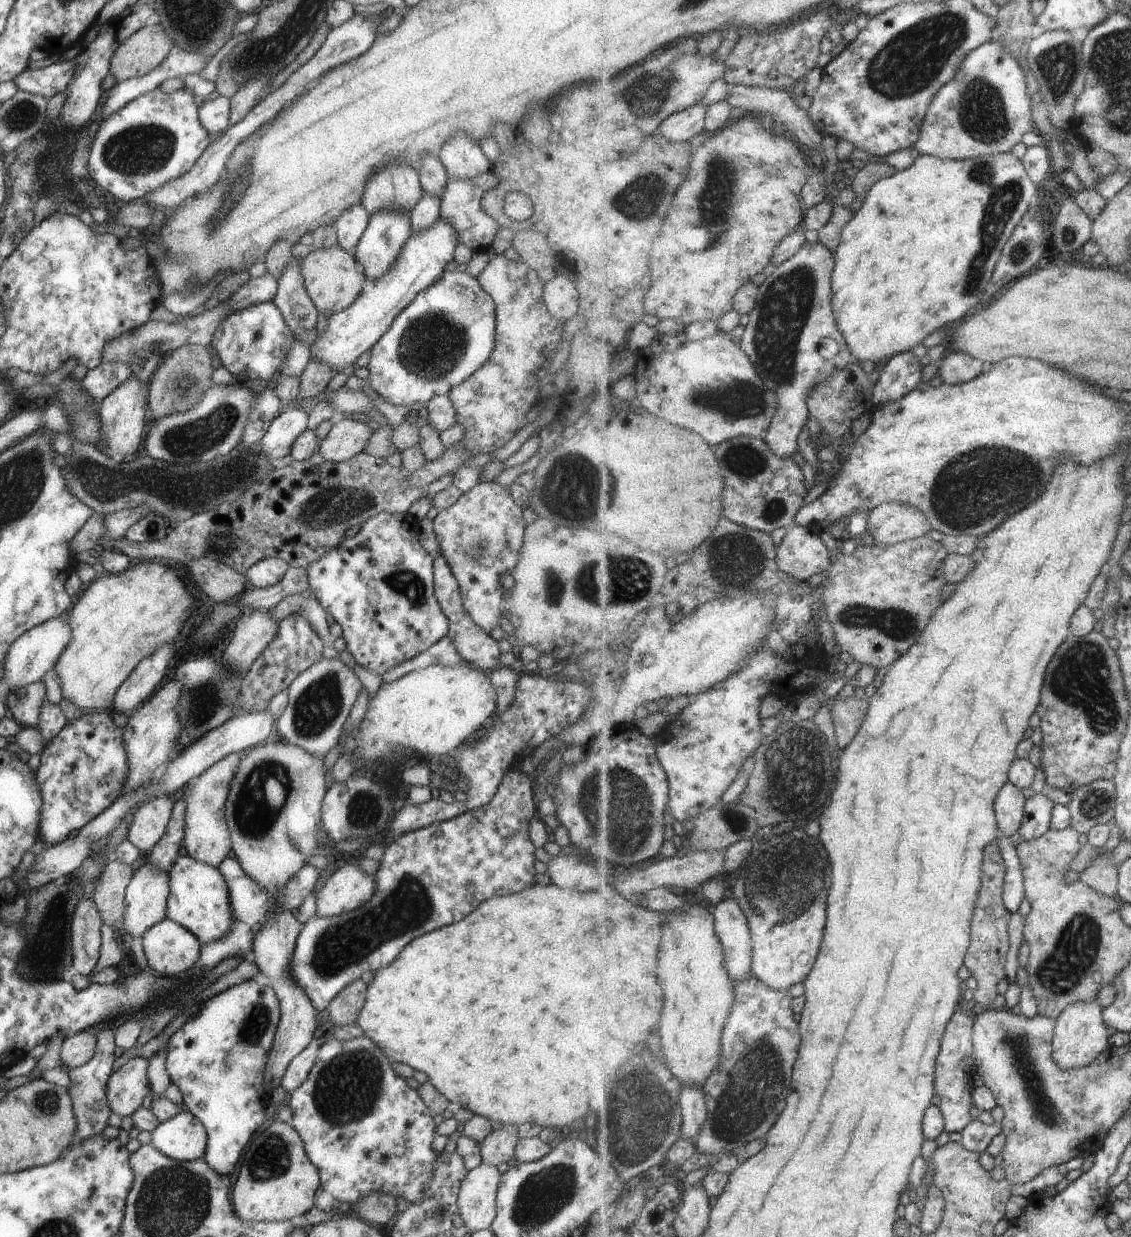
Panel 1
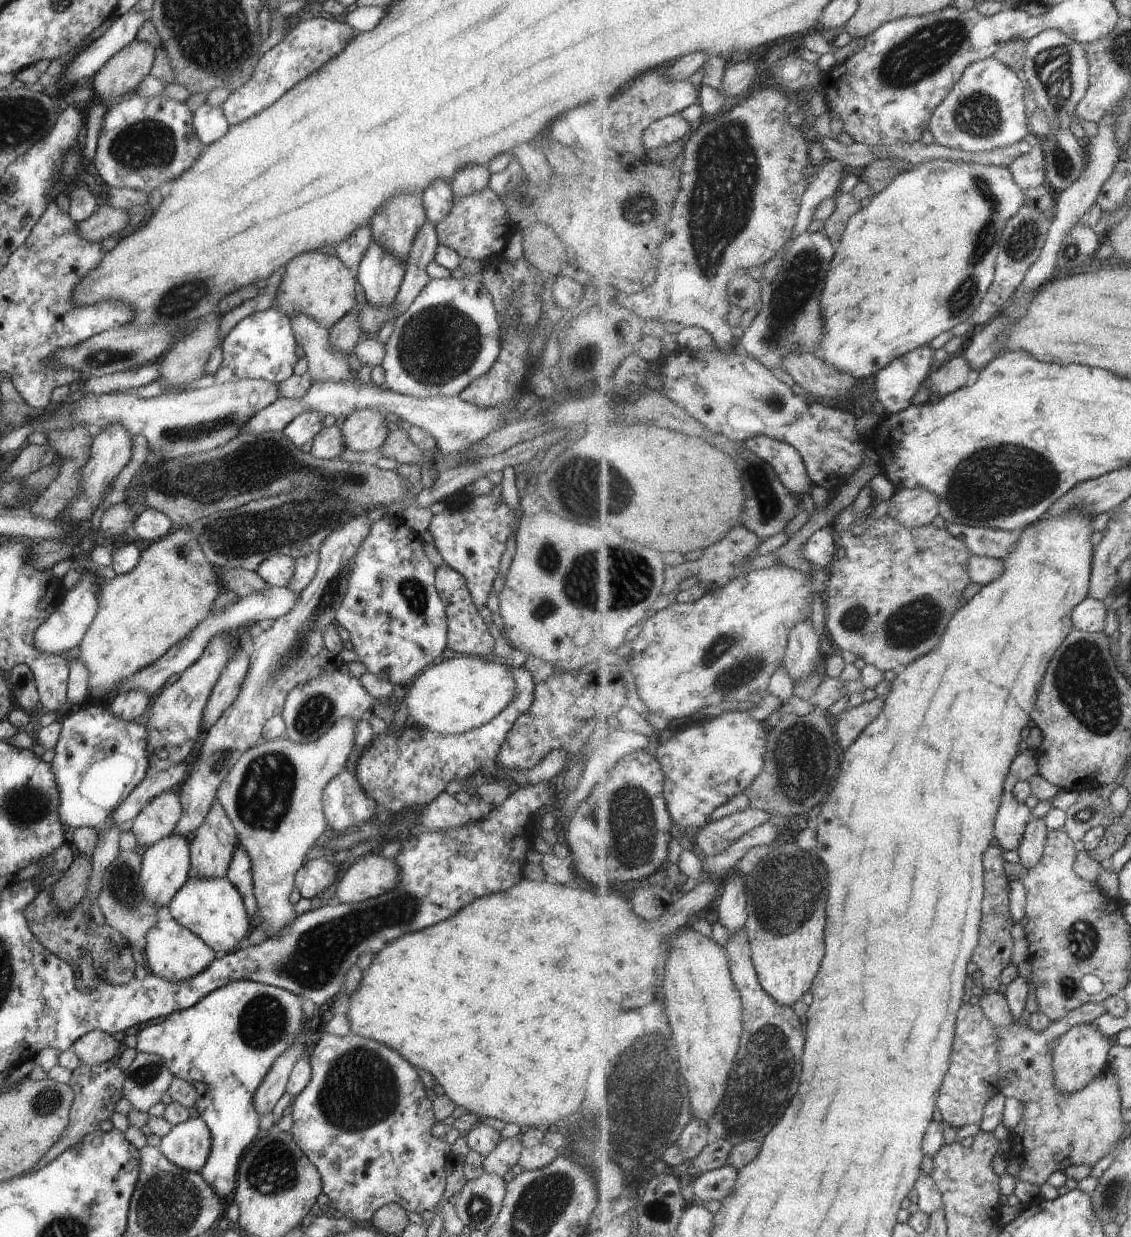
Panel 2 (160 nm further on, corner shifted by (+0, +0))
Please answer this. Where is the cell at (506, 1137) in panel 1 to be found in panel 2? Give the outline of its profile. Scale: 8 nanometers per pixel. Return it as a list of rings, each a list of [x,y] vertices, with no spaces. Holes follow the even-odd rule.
[[[519,1136],[501,1138],[497,1146],[484,1157],[482,1164],[484,1172],[502,1177],[511,1166],[518,1162],[522,1147]]]

